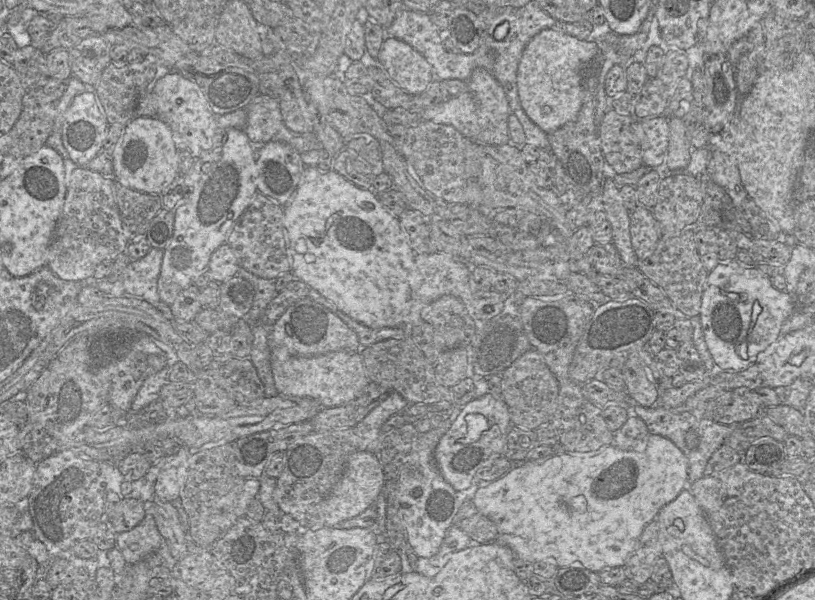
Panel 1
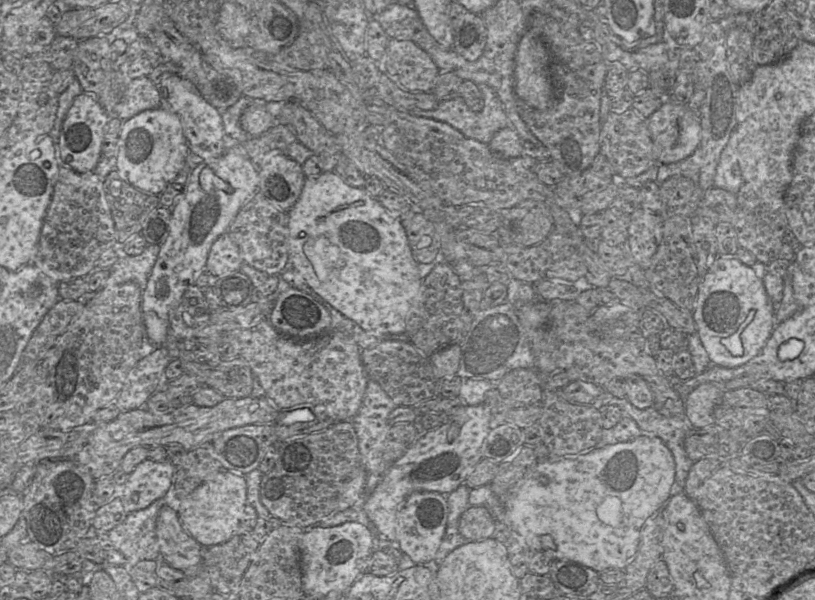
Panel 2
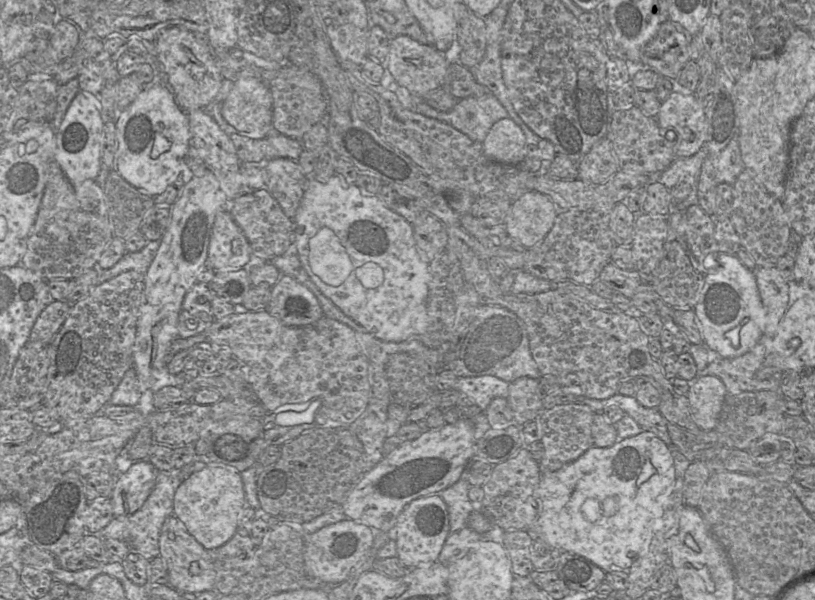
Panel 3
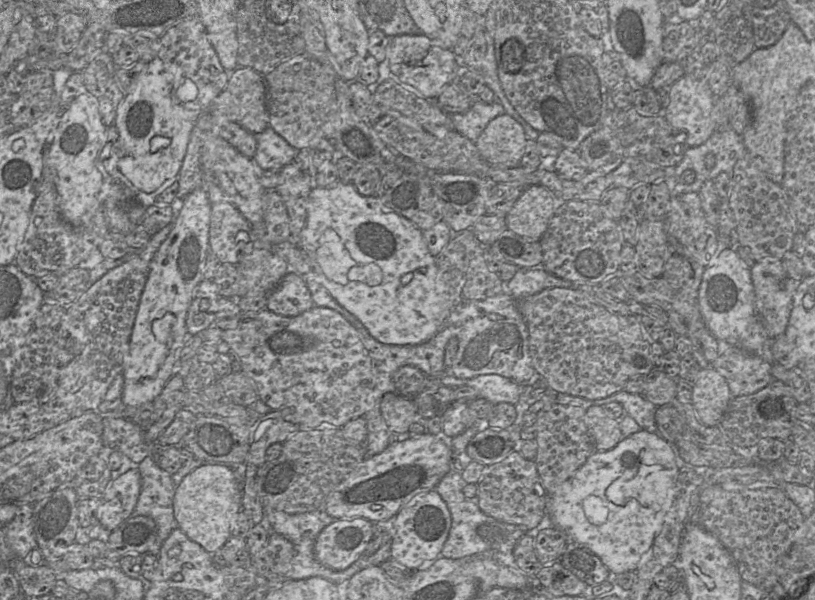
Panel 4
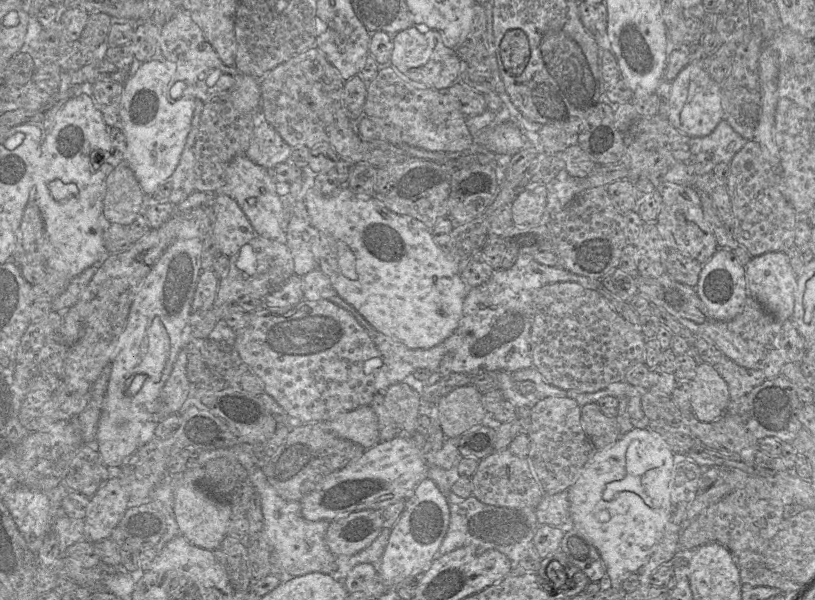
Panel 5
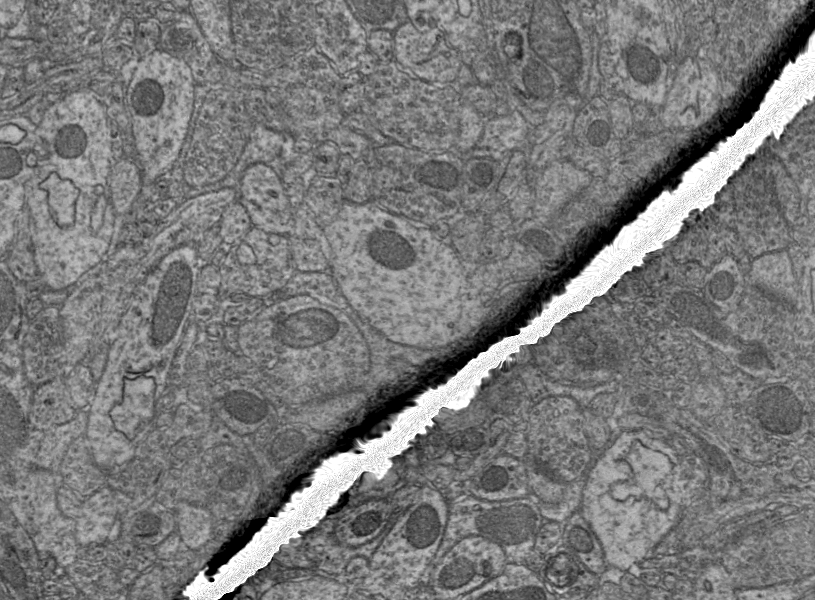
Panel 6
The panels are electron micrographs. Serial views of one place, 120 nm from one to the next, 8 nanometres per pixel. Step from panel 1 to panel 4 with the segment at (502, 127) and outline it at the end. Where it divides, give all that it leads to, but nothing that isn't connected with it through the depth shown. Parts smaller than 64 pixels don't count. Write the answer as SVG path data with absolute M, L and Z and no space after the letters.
M475 99L468 111L451 114L450 118L454 130L475 143L487 124L505 113L499 102L487 104Z

